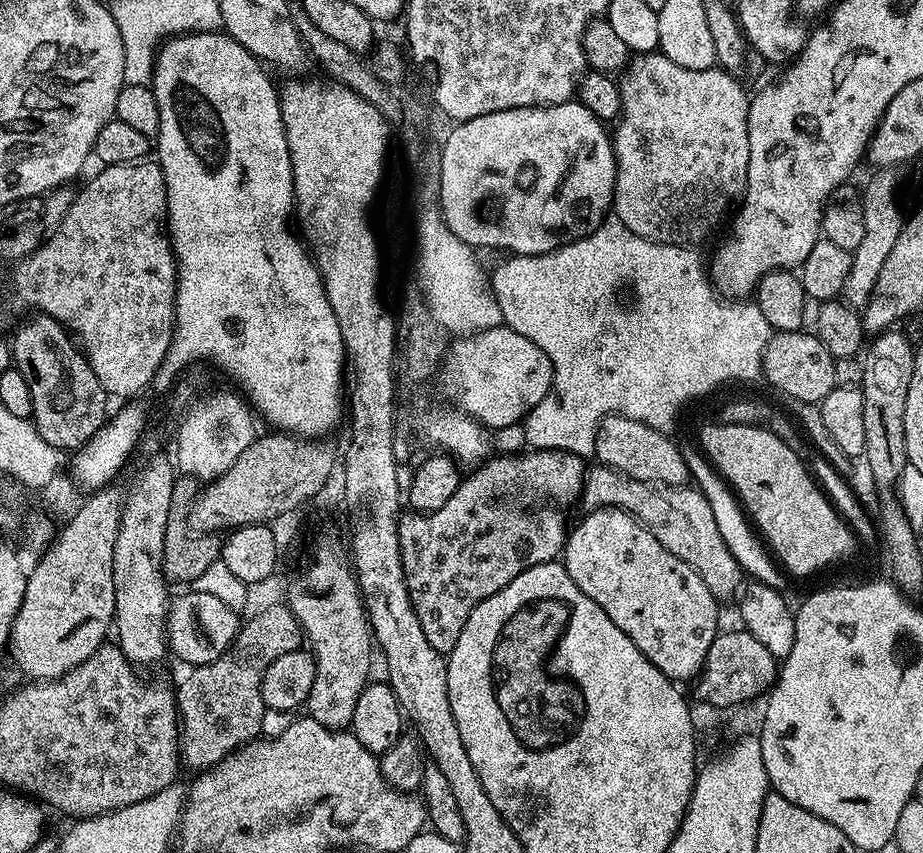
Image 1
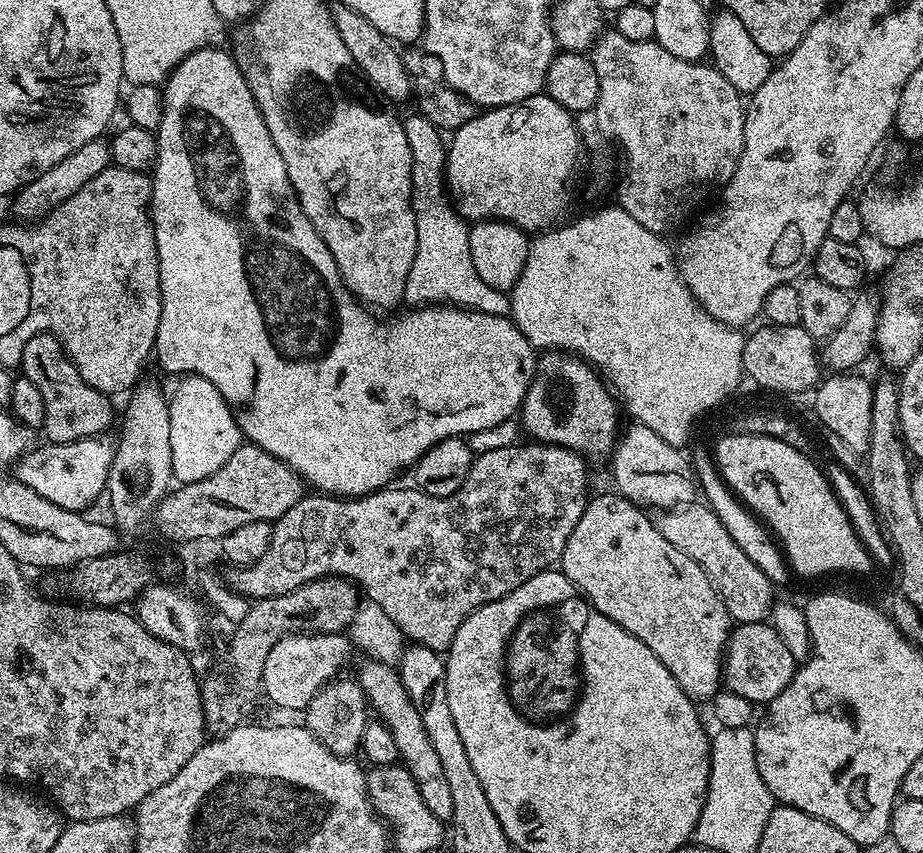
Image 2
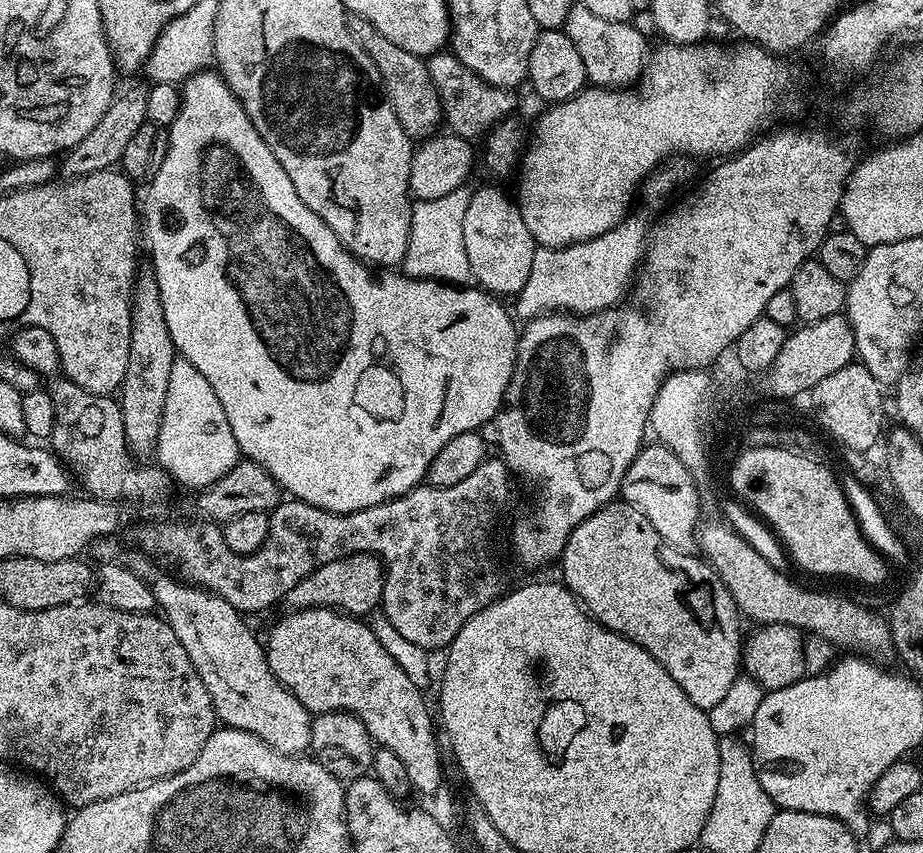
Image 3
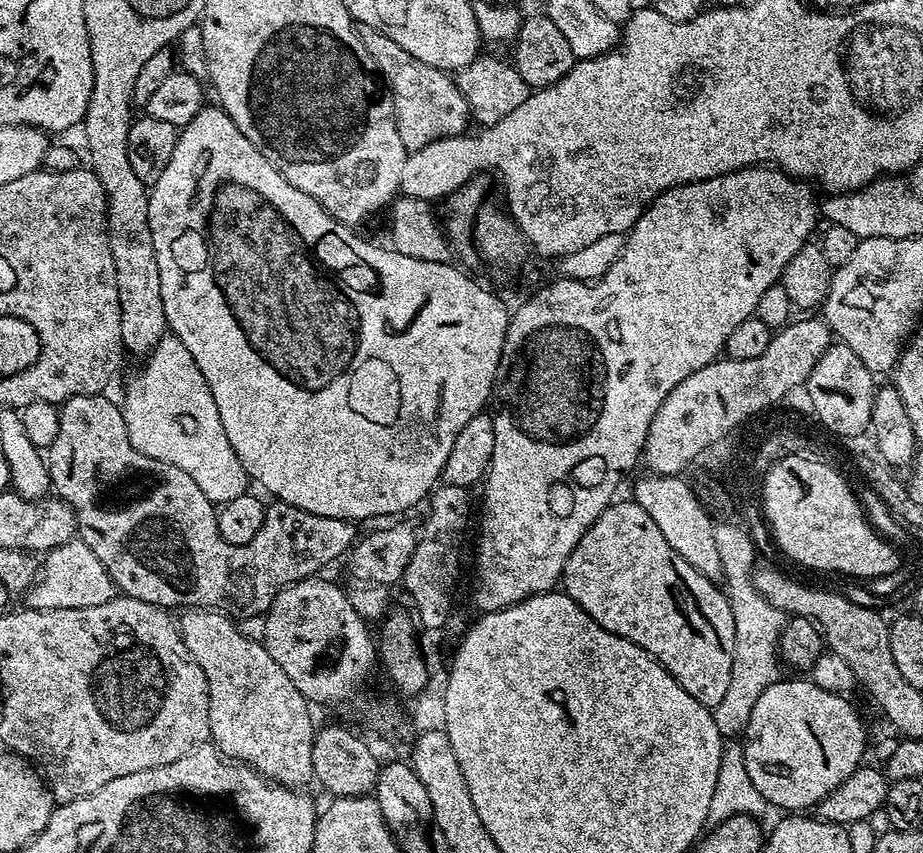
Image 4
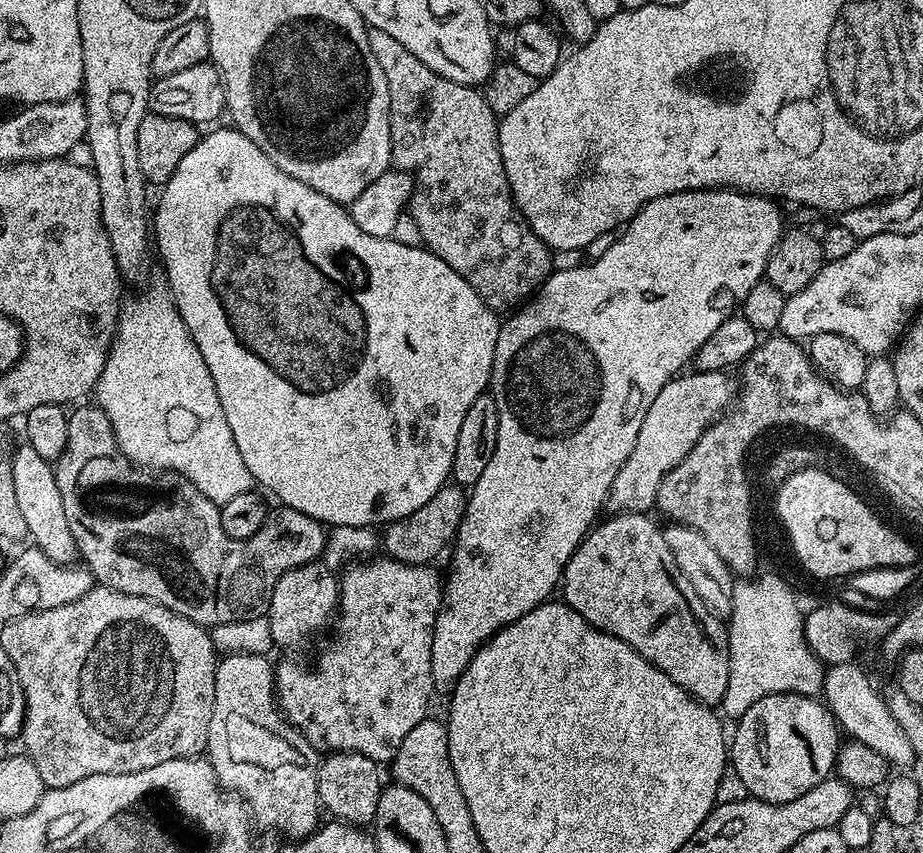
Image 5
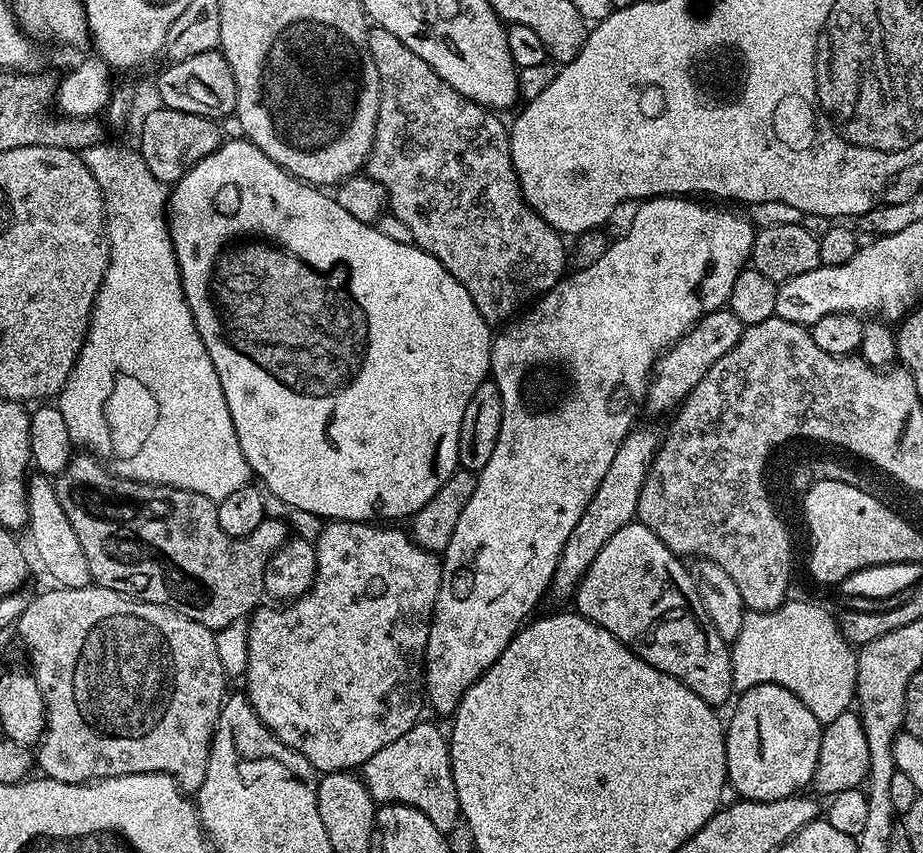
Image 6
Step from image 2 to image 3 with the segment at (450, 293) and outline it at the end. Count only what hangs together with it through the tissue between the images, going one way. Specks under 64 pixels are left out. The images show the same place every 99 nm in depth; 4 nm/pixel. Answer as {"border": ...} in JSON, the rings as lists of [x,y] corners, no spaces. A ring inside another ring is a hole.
{"border":[[[461,190],[442,194],[442,198],[416,200],[410,214],[410,236],[402,261],[405,276],[416,280],[442,280],[446,284],[468,286],[473,283],[469,259],[466,258],[463,223],[472,192]]]}

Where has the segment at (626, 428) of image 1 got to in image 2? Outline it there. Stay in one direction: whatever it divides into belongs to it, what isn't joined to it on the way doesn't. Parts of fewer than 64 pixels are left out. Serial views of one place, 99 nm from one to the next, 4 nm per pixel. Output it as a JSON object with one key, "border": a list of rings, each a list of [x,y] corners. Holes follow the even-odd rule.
{"border":[[[635,422],[629,425],[619,433],[616,447],[610,453],[612,476],[616,479],[615,491],[634,504],[653,504],[656,510],[693,503],[698,496],[698,485],[689,457],[681,449],[670,446],[670,442],[662,442],[654,430]]]}

